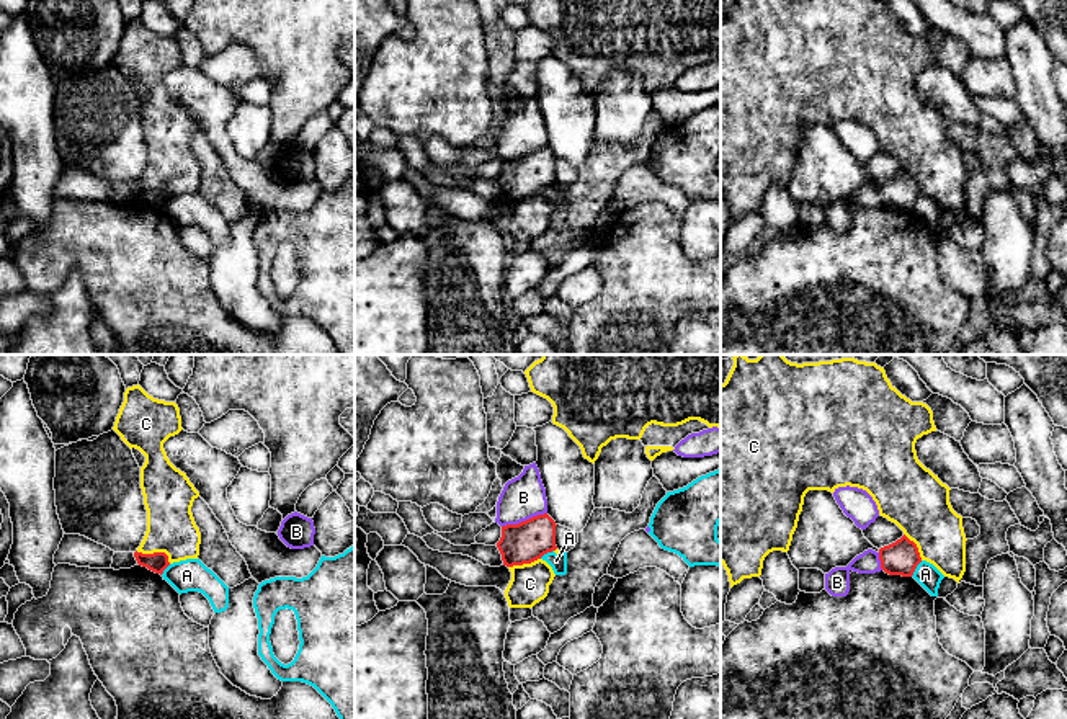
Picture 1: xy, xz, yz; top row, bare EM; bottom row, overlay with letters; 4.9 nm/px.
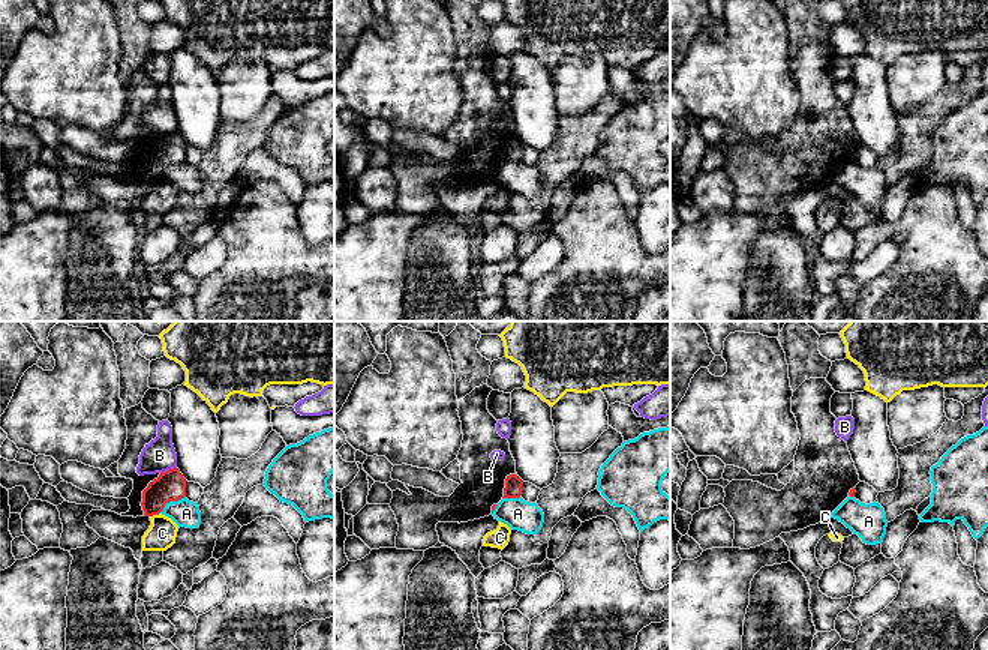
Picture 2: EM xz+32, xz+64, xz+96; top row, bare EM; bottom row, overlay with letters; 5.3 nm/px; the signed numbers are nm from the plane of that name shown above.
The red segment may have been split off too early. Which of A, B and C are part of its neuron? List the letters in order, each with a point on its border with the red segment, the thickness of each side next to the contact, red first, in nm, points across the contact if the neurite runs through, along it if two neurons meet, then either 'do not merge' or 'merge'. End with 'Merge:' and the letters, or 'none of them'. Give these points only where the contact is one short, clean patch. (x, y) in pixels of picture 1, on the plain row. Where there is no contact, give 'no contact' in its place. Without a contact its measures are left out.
A: yz (915, 201) | 170/110 nm | along yz (922, 195), (910, 209) | do not merge
B: xz (523, 156) | 200/220 nm | do not merge
C: xy (156, 187) | 100/240 nm | do not merge
Merge: none of them

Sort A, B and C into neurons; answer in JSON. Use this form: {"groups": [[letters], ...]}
{"groups": [["A"], ["B"], ["C"]]}

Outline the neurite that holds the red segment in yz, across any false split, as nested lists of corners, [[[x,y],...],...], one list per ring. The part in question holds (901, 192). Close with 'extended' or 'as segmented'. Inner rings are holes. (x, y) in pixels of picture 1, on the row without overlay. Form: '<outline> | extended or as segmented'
[[[905,168],[879,183],[881,203],[889,209],[912,211],[922,196],[918,181]]] | as segmented

